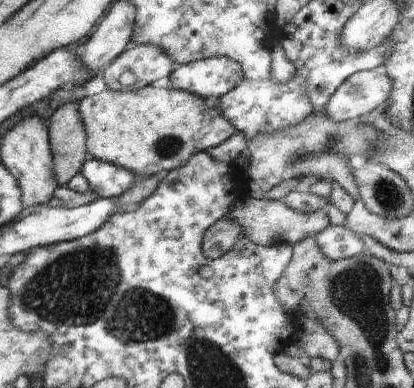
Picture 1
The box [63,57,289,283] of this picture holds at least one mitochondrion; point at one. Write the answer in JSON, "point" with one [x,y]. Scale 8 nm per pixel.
{"point":[166,146]}

